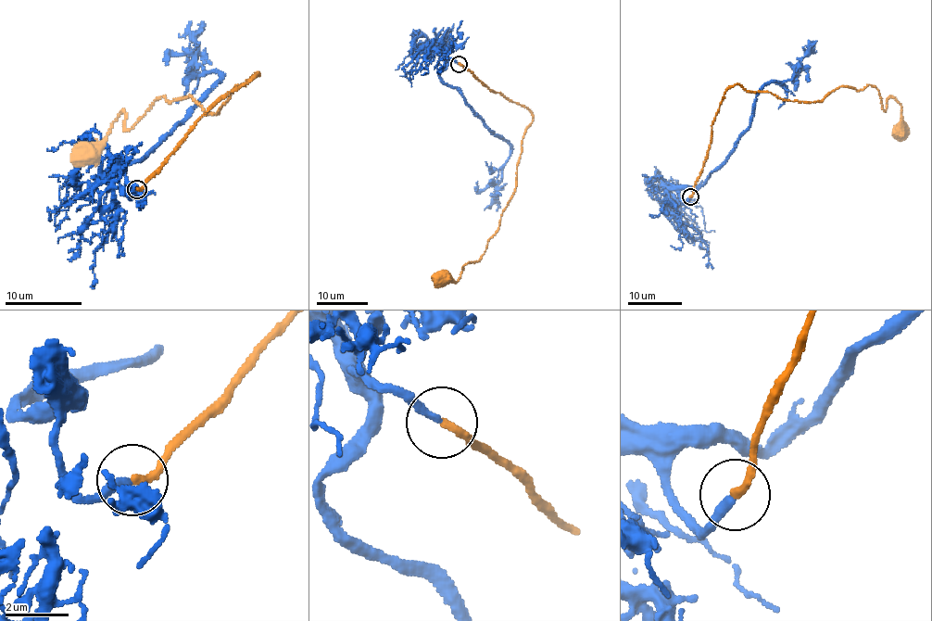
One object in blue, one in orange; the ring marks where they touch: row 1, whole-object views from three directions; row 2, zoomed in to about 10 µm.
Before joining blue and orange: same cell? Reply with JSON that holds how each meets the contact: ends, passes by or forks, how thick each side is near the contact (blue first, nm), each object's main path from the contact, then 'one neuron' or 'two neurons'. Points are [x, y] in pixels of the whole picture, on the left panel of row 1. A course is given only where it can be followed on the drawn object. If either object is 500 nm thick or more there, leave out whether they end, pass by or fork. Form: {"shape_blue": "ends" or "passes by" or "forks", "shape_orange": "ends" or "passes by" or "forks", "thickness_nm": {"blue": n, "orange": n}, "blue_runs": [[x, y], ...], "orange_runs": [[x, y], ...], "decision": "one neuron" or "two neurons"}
{"shape_blue": "ends", "shape_orange": "ends", "thickness_nm": {"blue": 280, "orange": 240}, "blue_runs": [[136, 190], [126, 194], [122, 171], [109, 171], [137, 161], [220, 76], [196, 61], [197, 24]], "orange_runs": [[136, 190], [258, 73], [213, 115], [189, 95], [158, 97], [130, 129], [122, 112], [71, 161]], "decision": "two neurons"}

